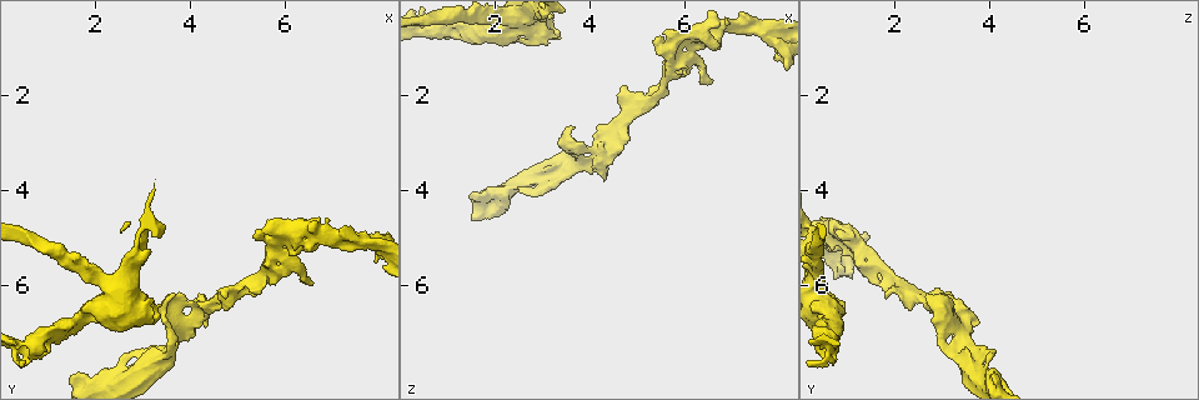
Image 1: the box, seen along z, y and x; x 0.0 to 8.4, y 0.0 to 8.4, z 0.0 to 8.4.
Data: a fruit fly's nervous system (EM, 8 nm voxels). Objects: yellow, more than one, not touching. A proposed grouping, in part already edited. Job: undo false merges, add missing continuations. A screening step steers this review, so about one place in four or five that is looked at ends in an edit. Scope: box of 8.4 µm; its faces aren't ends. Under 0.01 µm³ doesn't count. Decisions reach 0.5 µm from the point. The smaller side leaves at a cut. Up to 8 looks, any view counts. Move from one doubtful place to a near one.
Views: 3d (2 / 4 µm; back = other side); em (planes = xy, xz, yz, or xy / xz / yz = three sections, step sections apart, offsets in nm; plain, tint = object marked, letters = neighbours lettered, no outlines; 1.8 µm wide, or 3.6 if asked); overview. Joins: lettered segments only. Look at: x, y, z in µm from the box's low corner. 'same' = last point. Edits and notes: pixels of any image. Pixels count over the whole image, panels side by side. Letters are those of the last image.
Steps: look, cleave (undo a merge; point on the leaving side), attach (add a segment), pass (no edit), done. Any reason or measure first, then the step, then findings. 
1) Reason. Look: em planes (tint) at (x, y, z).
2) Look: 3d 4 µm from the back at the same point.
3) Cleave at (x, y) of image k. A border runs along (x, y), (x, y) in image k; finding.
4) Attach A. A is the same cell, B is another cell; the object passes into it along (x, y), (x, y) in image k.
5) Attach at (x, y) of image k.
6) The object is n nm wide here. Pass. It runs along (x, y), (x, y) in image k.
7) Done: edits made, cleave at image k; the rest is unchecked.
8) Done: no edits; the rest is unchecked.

Look: em xz step 8 (letters) at (7.90, 5.45, 1.30).

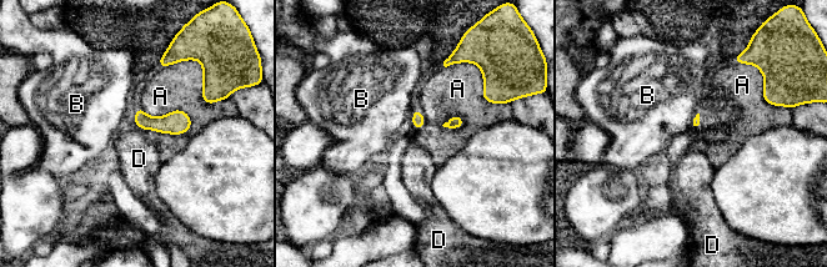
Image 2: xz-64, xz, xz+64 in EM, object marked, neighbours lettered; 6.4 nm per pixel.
Pass. A, B and D are other cells; a border runs along (141, 107), (190, 119) in image 2; none of them fits.

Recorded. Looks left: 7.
Sharp bend. Look: em planes (letters) at (5.90, 4.80, 0.80).

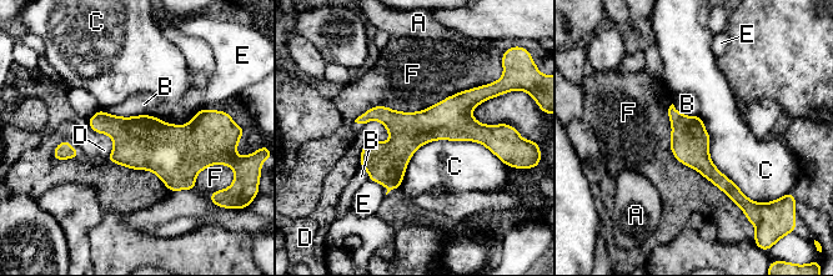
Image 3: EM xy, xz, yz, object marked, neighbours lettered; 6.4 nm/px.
Pass. A, B, C, D, E and F are other cells; it runs along (490, 130), (417, 129), (362, 164) in image 3; one neuron here.

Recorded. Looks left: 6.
Sharp bend. Look: em yz step 16 (tint) at (0.60, 7.30, 0.70).

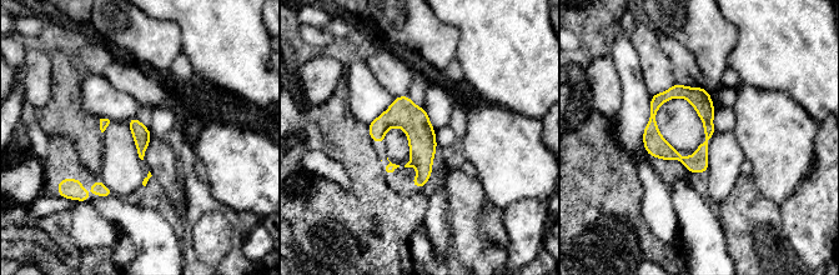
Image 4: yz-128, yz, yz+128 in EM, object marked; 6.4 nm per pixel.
Cut it another way. Look: em planes (letters) at the same point.

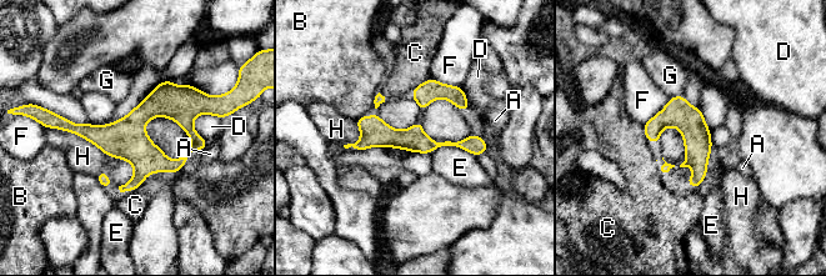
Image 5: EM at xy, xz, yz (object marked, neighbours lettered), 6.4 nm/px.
Pass. A, B, C, D, E, F, G and H are other cells; a border runs along (49, 126), (78, 134), (113, 157) in image 5; continuous, no second neuron.

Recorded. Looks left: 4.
Done: no edits; the rest is unchecked.

